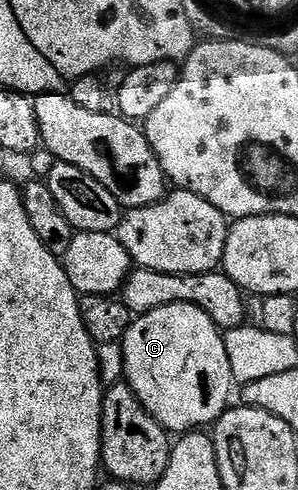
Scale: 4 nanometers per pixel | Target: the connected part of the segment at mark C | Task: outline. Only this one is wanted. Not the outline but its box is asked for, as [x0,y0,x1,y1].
[122,304,233,434]

